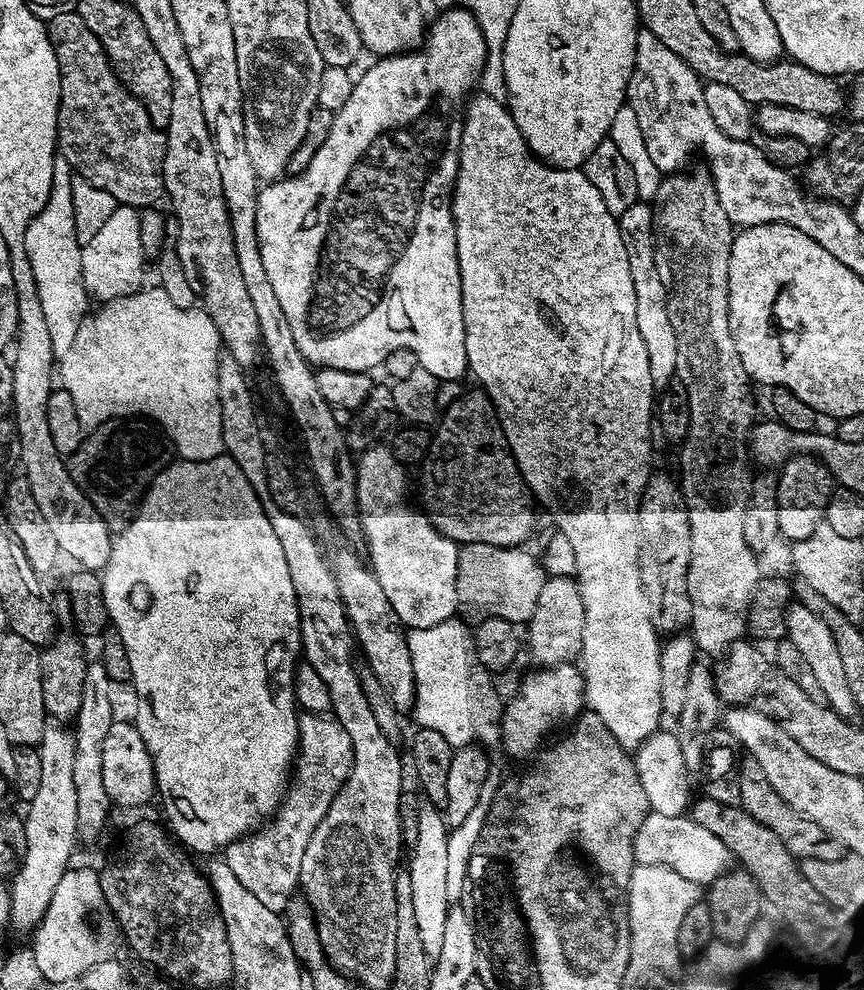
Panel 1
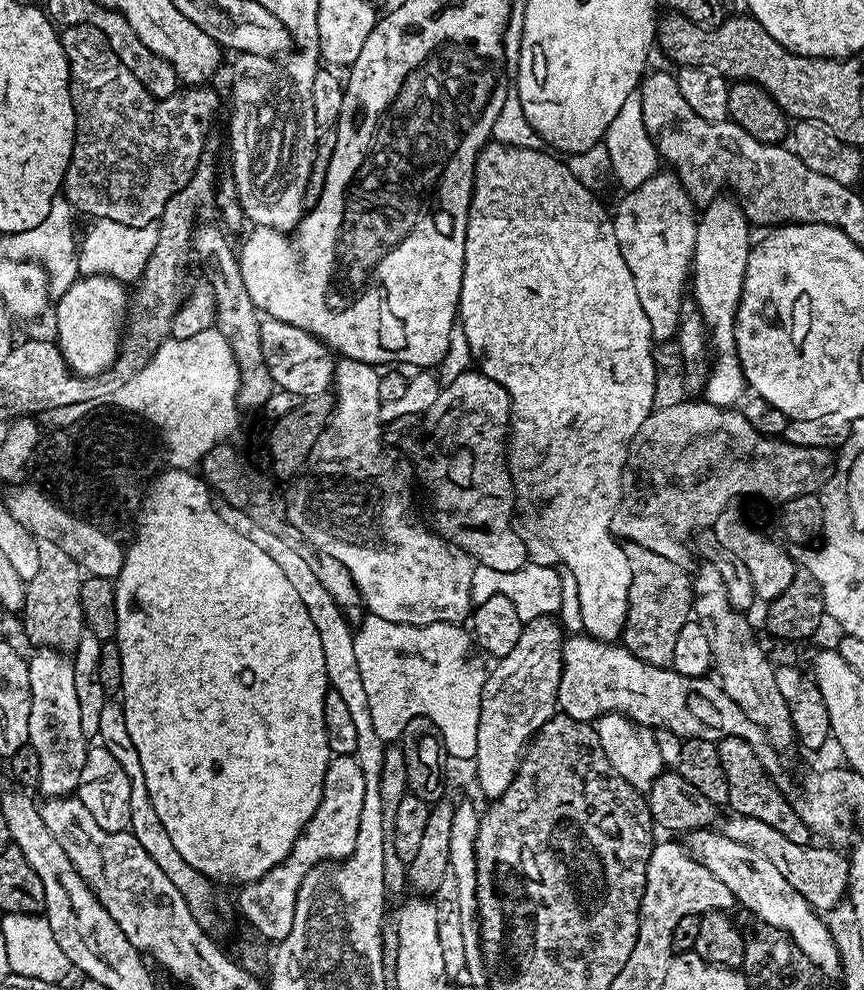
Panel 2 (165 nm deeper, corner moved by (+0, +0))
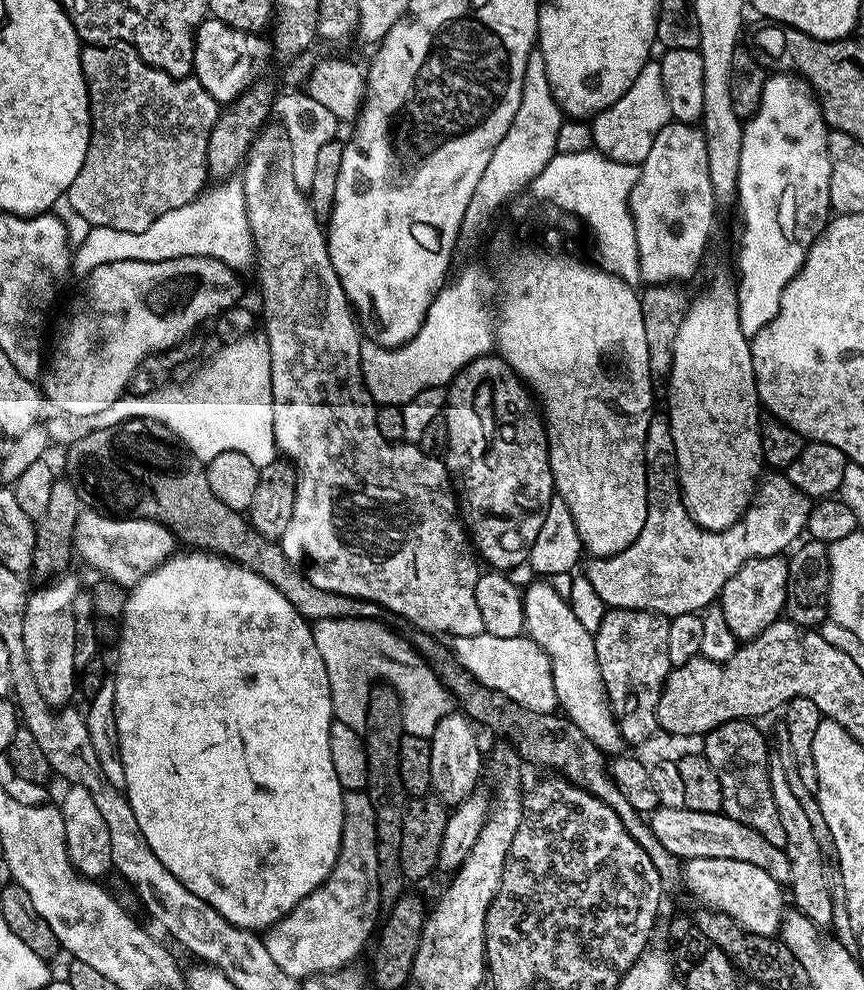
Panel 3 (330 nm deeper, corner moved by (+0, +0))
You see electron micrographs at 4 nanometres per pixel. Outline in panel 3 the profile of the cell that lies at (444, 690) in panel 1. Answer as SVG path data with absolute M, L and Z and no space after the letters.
M326 618L312 624L314 642L318 642L318 654L326 662L326 674L330 678L330 694L335 719L346 722L350 730L363 733L367 726L367 706L373 685L377 681L391 685L400 696L401 712L404 715L404 731L409 736L427 736L434 734L440 721L454 708L454 700L444 683L437 678L436 672L421 658L403 635L399 636L392 628L387 628L380 620L362 618Z

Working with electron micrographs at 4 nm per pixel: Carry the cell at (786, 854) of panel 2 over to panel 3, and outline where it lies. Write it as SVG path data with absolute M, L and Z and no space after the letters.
M660 806L651 813L650 827L654 838L658 838L658 842L662 842L662 846L666 846L670 854L679 856L681 861L687 862L694 858L730 858L761 867L782 886L787 885L790 878L788 856L784 849L766 842L766 838L762 838L758 830L750 830L750 826L724 815L723 811L699 812L685 807L668 809Z

